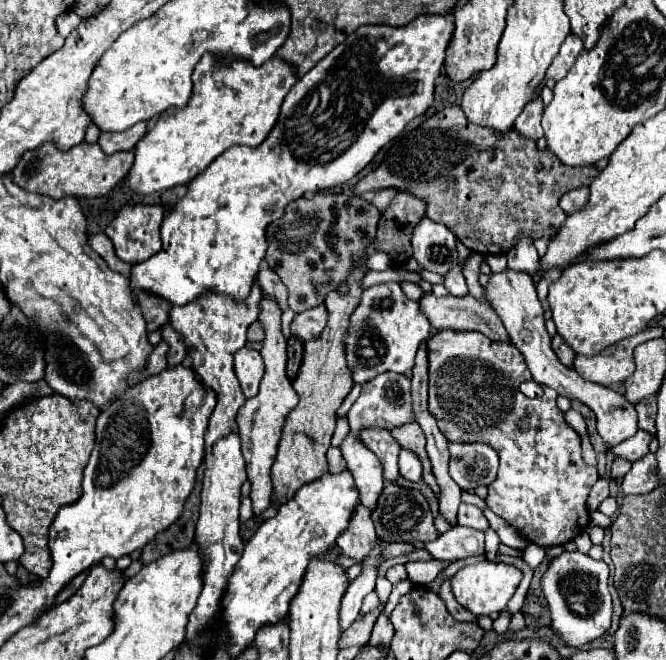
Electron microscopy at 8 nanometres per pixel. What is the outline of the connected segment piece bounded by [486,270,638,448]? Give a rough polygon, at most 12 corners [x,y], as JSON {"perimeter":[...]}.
{"perimeter":[[492,274],[486,298],[532,380],[584,402],[606,448],[638,432],[634,404],[560,364],[528,274]]}

